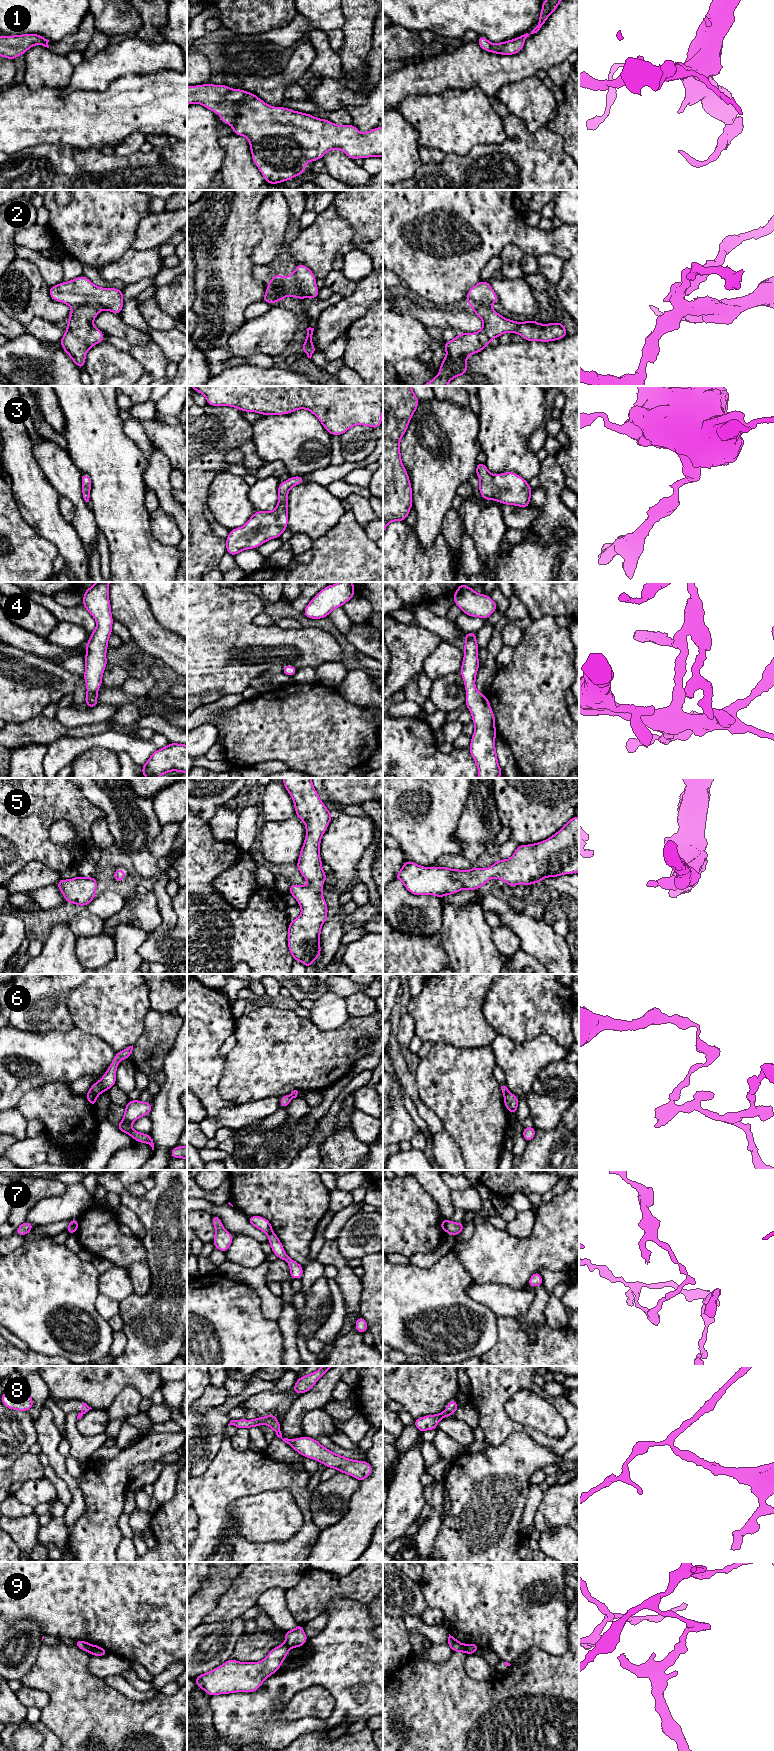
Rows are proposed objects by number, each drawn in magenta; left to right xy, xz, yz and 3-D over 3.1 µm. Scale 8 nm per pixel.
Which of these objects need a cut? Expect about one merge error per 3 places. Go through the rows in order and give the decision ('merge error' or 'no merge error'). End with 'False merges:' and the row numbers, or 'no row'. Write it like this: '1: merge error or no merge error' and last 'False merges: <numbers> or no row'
1: no merge error
2: merge error
3: no merge error
4: no merge error
5: no merge error
6: merge error
7: merge error
8: merge error
9: merge error
False merges: 2, 6, 7, 8, 9

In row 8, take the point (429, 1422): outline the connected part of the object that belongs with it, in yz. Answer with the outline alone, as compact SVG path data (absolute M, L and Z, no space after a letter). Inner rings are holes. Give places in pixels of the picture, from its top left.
M445 1410L441 1413L434 1415L427 1415L421 1418L416 1418L414 1422L414 1426L421 1432L426 1430L437 1430L437 1423L443 1419L450 1416Z

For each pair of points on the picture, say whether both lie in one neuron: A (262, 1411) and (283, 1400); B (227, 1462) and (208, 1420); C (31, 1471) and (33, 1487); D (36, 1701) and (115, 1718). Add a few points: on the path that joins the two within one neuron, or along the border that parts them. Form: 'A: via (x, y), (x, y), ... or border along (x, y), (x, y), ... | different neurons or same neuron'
A: via (267, 1406), (271, 1402), (278, 1402) | same neuron
B: border along (227, 1437), (223, 1440), (218, 1452), (207, 1466) | different neurons
C: border along (43, 1476), (37, 1479), (29, 1479), (22, 1483) | different neurons
D: border along (30, 1687), (43, 1690), (49, 1697), (41, 1710) | different neurons

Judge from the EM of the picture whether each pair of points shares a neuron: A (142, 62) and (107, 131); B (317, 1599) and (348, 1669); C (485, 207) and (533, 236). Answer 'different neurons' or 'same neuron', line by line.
A: different neurons
B: different neurons
C: same neuron

